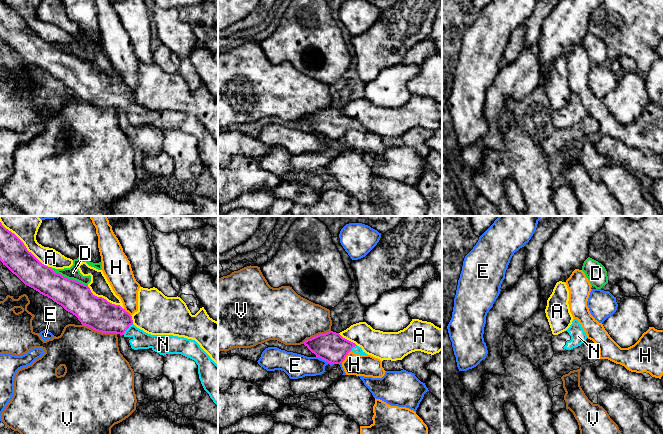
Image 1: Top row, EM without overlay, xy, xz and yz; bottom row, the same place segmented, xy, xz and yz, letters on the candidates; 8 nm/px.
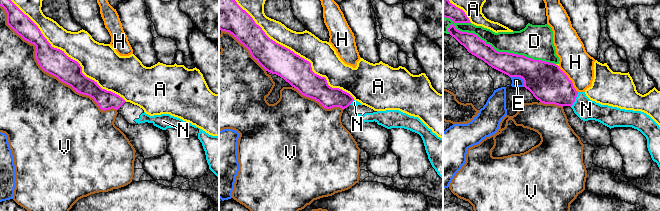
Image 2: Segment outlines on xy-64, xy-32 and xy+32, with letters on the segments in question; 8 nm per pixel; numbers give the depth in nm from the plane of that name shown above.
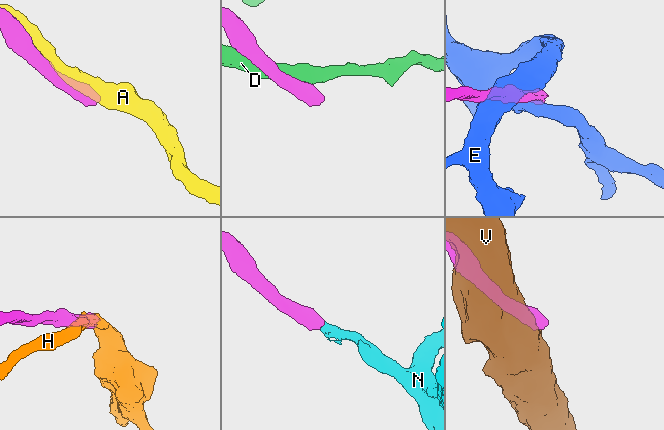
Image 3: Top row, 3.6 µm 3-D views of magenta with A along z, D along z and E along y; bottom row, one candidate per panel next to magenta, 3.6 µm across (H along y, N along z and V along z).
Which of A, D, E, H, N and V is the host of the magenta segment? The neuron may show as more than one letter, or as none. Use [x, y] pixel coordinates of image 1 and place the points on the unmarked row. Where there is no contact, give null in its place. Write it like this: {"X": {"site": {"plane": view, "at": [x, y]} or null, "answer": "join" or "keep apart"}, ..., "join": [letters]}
{"A": {"site": {"plane": "xy", "at": [25, 22]}, "answer": "keep apart"}, "D": {"site": {"plane": "xy", "at": [67, 54]}, "answer": "keep apart"}, "E": {"site": {"plane": "xz", "at": [325, 136]}, "answer": "keep apart"}, "H": {"site": {"plane": "xz", "at": [345, 133]}, "answer": "keep apart"}, "N": {"site": {"plane": "xy", "at": [127, 104]}, "answer": "join"}, "V": {"site": {"plane": "xy", "at": [99, 107]}, "answer": "keep apart"}, "join": ["N"]}

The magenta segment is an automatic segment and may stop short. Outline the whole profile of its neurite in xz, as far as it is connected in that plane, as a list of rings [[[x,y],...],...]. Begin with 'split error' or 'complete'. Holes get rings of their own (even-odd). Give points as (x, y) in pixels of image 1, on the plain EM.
split error | [[[333,107],[307,115],[304,121],[314,129],[316,133],[331,140],[342,140],[350,127],[355,130],[368,131],[361,123]]]

